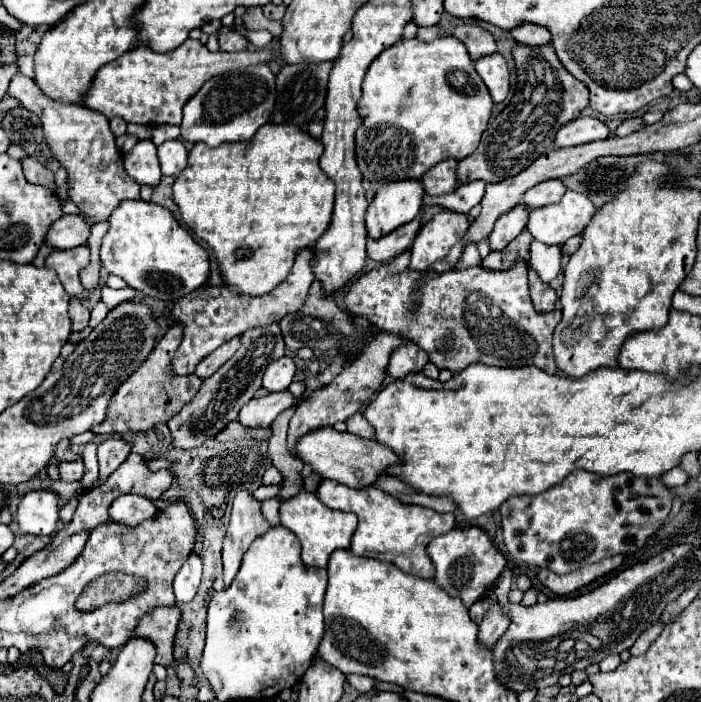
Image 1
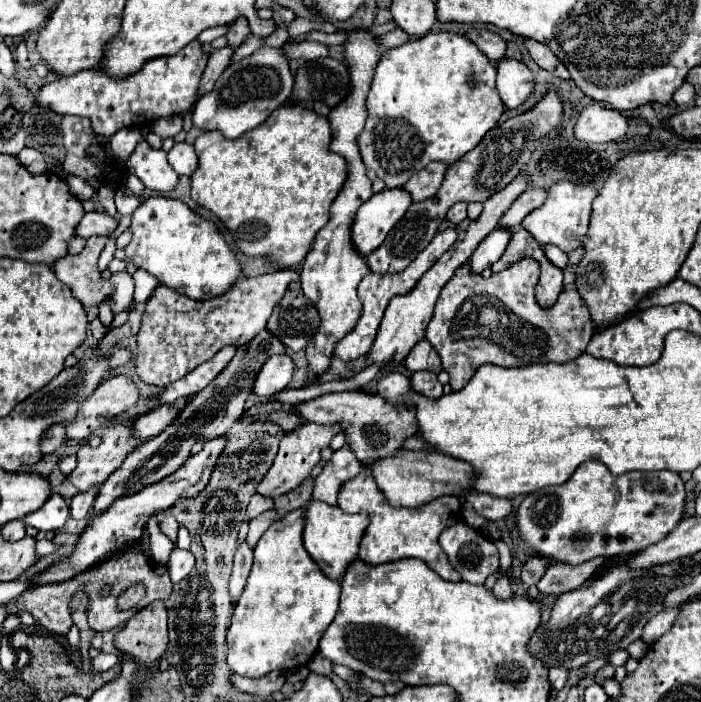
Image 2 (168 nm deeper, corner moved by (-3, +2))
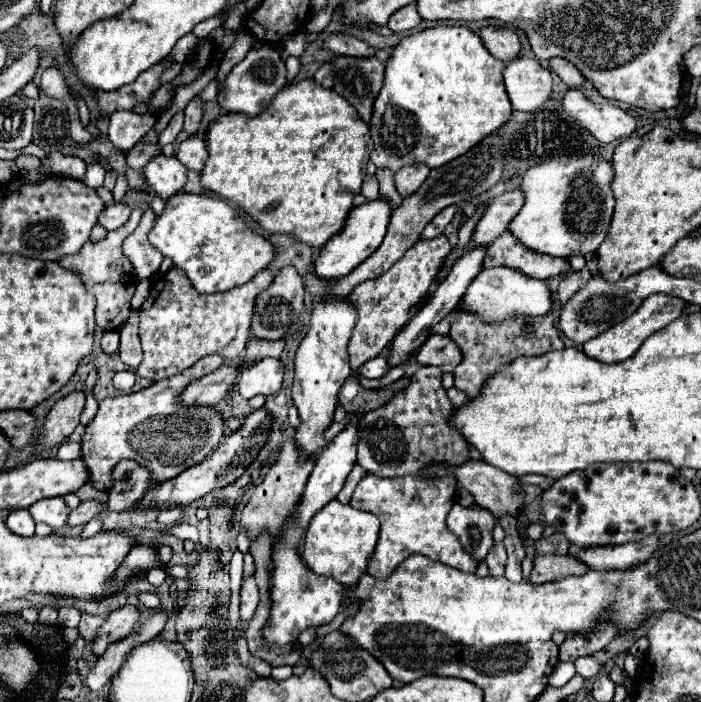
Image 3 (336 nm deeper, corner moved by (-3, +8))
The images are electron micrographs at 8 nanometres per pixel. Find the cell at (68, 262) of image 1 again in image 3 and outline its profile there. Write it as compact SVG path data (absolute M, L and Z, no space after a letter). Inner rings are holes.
M134 209L130 219L126 221L126 225L122 225L116 231L110 231L102 241L98 241L98 243L88 241L88 243L84 243L84 249L80 249L78 253L64 255L58 259L58 263L64 269L70 269L72 273L76 273L80 277L80 281L84 283L86 291L96 297L96 323L104 331L118 329L128 319L128 313L130 313L130 299L134 295L138 277L134 275L132 263L122 253L122 241L136 229L140 217L142 217L142 211Z

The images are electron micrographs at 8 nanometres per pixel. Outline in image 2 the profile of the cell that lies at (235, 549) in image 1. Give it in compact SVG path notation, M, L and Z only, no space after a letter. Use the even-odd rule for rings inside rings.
M242 543L242 545L238 545L232 575L230 575L230 601L232 601L232 605L236 605L236 599L240 599L240 591L244 591L244 583L250 575L250 569L252 569L252 549L248 547L248 543Z

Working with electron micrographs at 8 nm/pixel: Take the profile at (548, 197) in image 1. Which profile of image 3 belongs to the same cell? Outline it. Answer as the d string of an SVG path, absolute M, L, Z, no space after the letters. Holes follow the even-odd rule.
M520 189L516 191L508 191L496 199L490 201L484 217L478 221L476 231L474 231L474 245L482 247L482 245L490 245L496 237L500 237L510 221L516 217L516 213L522 209L524 205L524 193Z

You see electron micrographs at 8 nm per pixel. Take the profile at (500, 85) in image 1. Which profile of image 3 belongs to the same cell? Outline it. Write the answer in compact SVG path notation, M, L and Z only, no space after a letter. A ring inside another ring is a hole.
M516 57L504 67L506 93L516 111L538 109L552 91L552 75L540 61Z

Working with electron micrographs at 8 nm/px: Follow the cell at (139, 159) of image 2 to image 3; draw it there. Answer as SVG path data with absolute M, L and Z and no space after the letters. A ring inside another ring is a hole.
M160 153L144 165L144 177L150 189L166 201L182 191L186 183L186 169L176 157L166 157Z

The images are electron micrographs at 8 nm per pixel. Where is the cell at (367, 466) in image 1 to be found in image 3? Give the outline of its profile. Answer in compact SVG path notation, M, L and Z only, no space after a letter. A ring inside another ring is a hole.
M466 461L462 465L450 465L450 463L438 463L448 473L454 475L458 485L466 489L474 501L488 511L492 511L496 517L502 513L520 513L522 493L516 483L516 477L508 477L508 473L496 469L494 465L488 465L484 461Z

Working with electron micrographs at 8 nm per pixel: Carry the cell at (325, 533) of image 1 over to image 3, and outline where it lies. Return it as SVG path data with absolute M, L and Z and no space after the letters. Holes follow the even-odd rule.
M332 499L312 517L306 529L302 557L314 573L334 577L342 585L352 587L356 579L360 579L360 573L366 571L366 563L376 545L376 537L378 537L378 517Z

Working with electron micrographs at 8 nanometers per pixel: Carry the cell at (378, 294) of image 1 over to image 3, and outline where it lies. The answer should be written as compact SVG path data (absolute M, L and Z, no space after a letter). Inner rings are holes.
M580 269L580 271L572 271L570 275L564 275L558 283L556 295L558 301L552 303L552 309L542 315L542 317L528 317L528 315L512 315L508 321L500 321L500 323L486 323L480 319L478 313L462 313L458 309L450 311L452 317L452 327L450 327L450 339L456 341L456 345L460 345L462 351L462 361L460 365L454 369L454 387L464 391L468 397L476 397L480 393L480 385L492 375L496 373L502 365L510 363L512 359L520 357L520 355L544 355L548 351L558 351L564 349L564 339L556 327L558 315L564 307L564 303L570 301L570 297L588 281L592 279L588 269Z

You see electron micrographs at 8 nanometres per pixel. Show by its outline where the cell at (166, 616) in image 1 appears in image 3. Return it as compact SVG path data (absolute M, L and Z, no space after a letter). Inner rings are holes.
M124 605L116 609L98 629L98 637L94 641L96 647L92 647L94 655L102 655L108 649L108 645L128 637L140 625L140 615L140 609L134 605Z

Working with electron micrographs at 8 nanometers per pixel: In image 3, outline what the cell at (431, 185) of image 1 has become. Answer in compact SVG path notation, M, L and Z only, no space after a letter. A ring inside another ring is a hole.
M416 163L416 165L408 165L404 169L400 169L396 173L396 189L402 197L408 197L412 193L416 193L420 189L420 185L428 179L430 175L430 167L428 165L422 165L422 163Z

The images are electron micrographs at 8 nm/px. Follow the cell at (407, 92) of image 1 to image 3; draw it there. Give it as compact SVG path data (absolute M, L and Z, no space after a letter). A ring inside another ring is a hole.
M436 25L404 37L386 61L384 85L372 107L370 137L374 141L374 149L370 153L370 161L378 169L390 171L398 171L414 163L424 163L434 169L470 151L510 119L512 105L504 89L502 71L504 63L492 57L480 37L468 27Z

